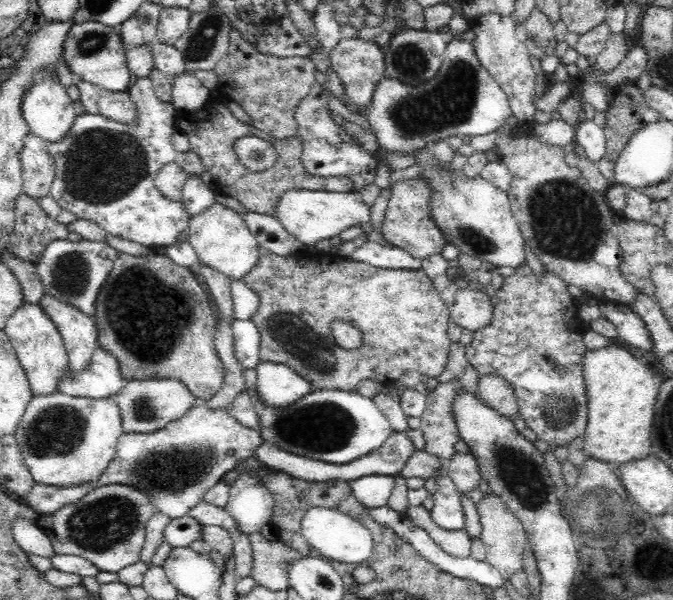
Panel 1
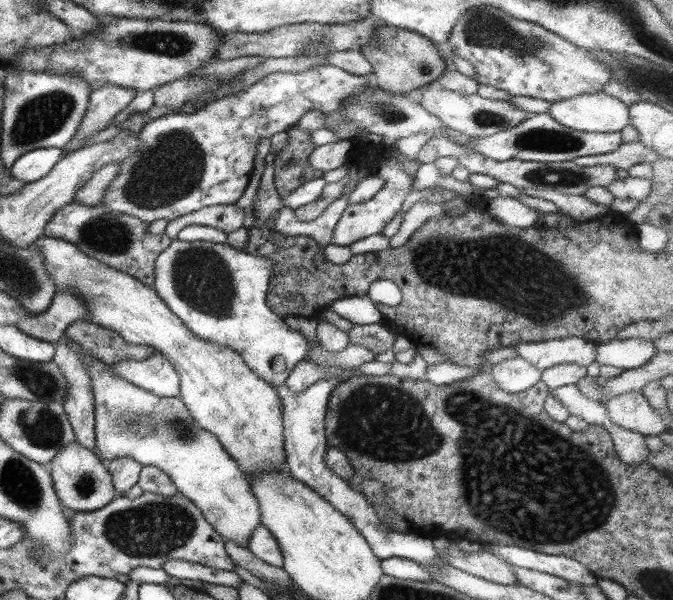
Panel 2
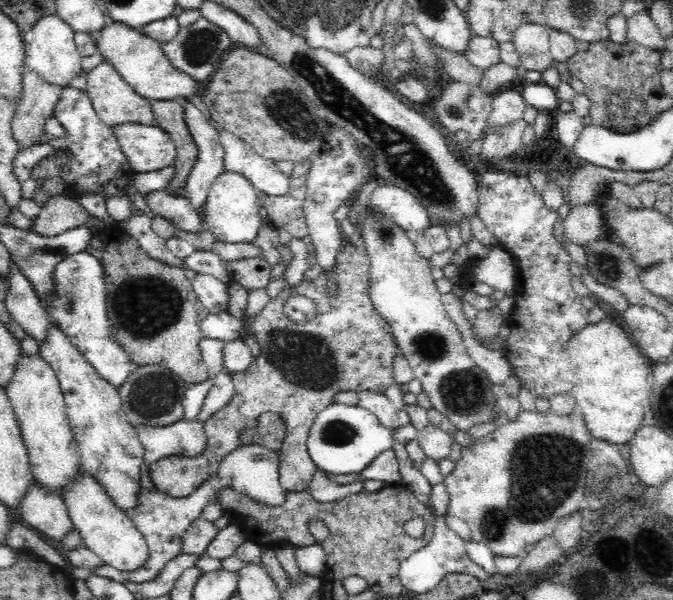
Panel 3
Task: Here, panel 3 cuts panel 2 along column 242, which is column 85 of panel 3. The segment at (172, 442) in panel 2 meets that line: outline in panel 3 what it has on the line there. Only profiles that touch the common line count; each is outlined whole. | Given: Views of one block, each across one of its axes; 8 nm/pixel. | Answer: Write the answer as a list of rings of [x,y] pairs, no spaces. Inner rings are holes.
[[[82,471],[80,477],[69,484],[69,487],[61,497],[67,506],[67,511],[71,521],[74,523],[75,530],[78,531],[83,540],[82,544],[94,554],[97,554],[104,564],[122,573],[134,572],[136,569],[143,567],[149,557],[149,548],[143,534],[137,529],[134,521],[130,517],[126,517],[124,511],[116,508],[110,496],[106,495],[102,485],[98,484],[94,477]]]

